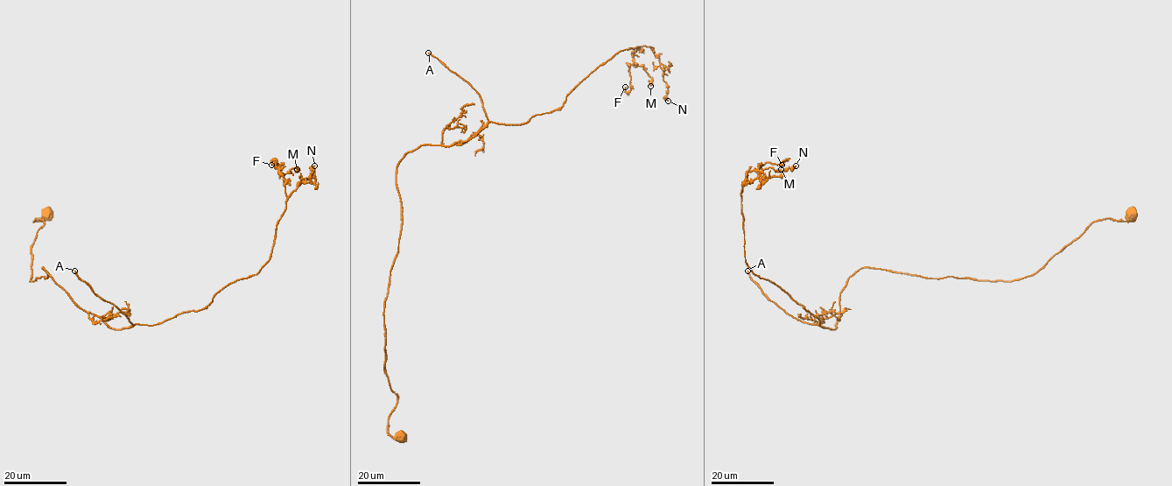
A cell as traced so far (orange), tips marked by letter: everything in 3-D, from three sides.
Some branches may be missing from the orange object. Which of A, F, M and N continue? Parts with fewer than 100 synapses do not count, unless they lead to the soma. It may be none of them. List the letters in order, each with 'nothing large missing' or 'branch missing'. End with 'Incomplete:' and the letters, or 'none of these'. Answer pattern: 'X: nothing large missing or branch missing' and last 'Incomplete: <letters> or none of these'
A: branch missing
F: nothing large missing
M: nothing large missing
N: nothing large missing
Incomplete: A

